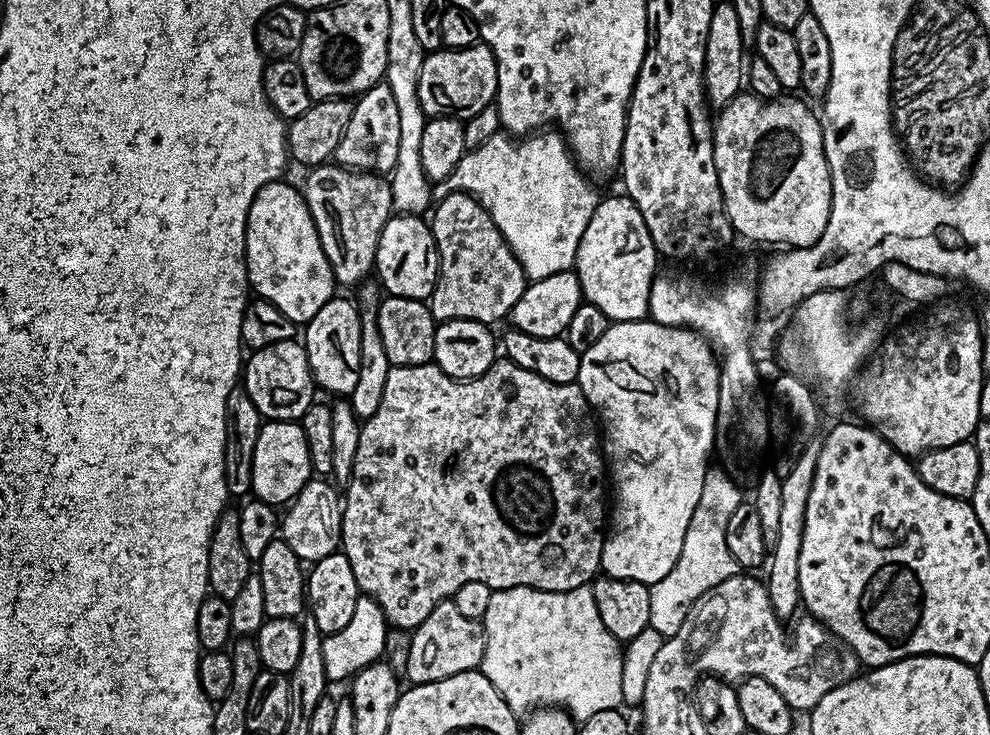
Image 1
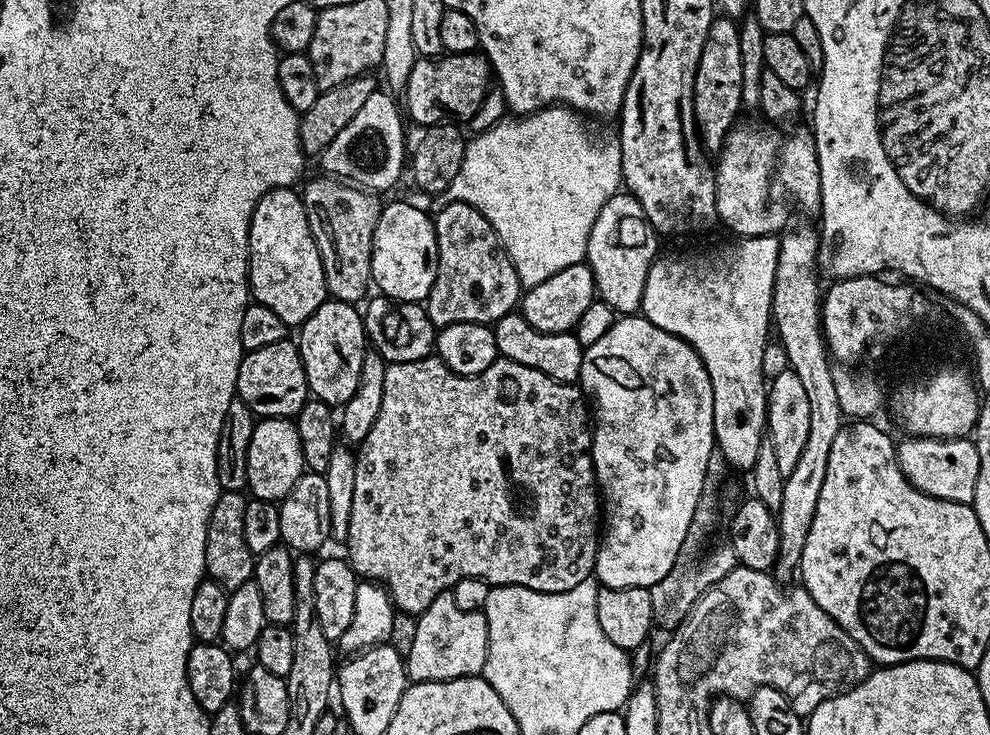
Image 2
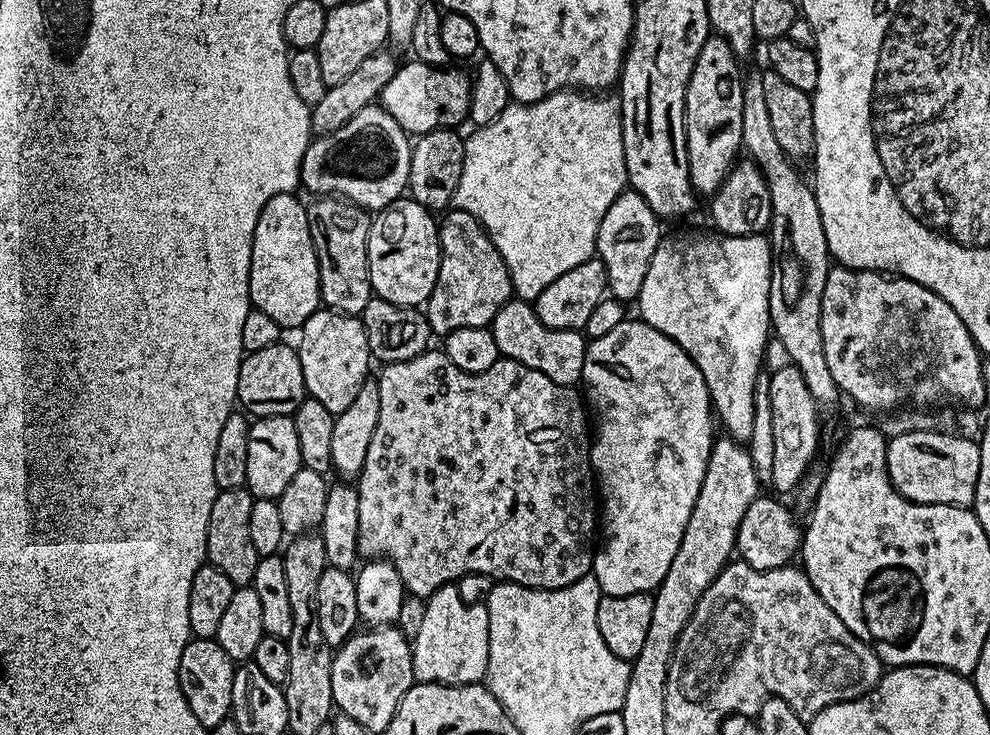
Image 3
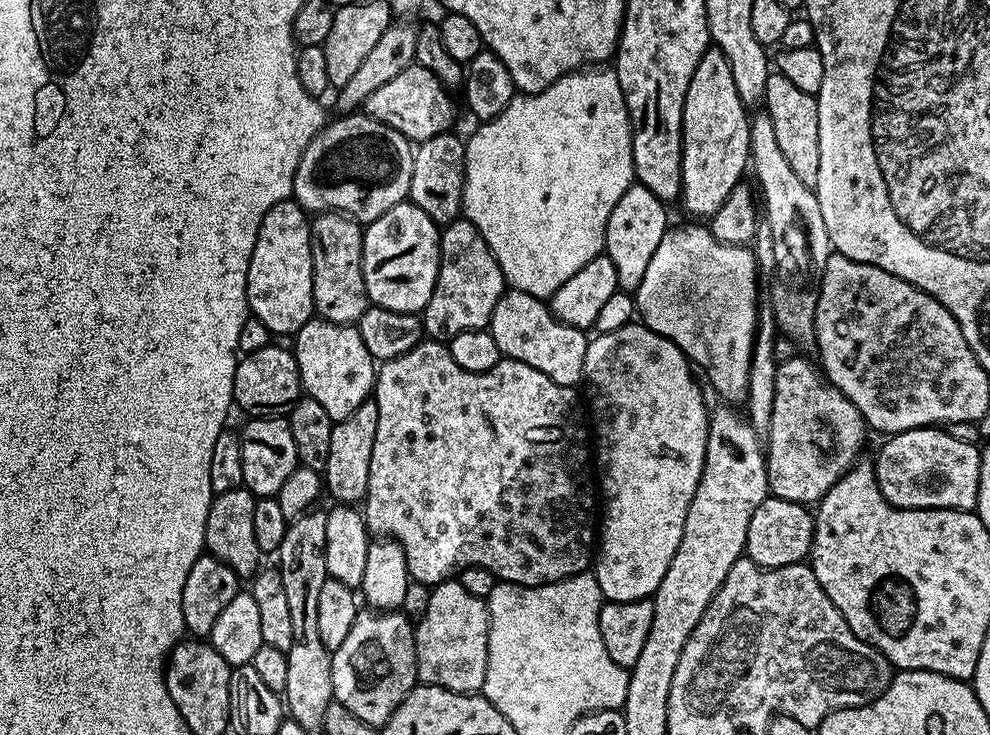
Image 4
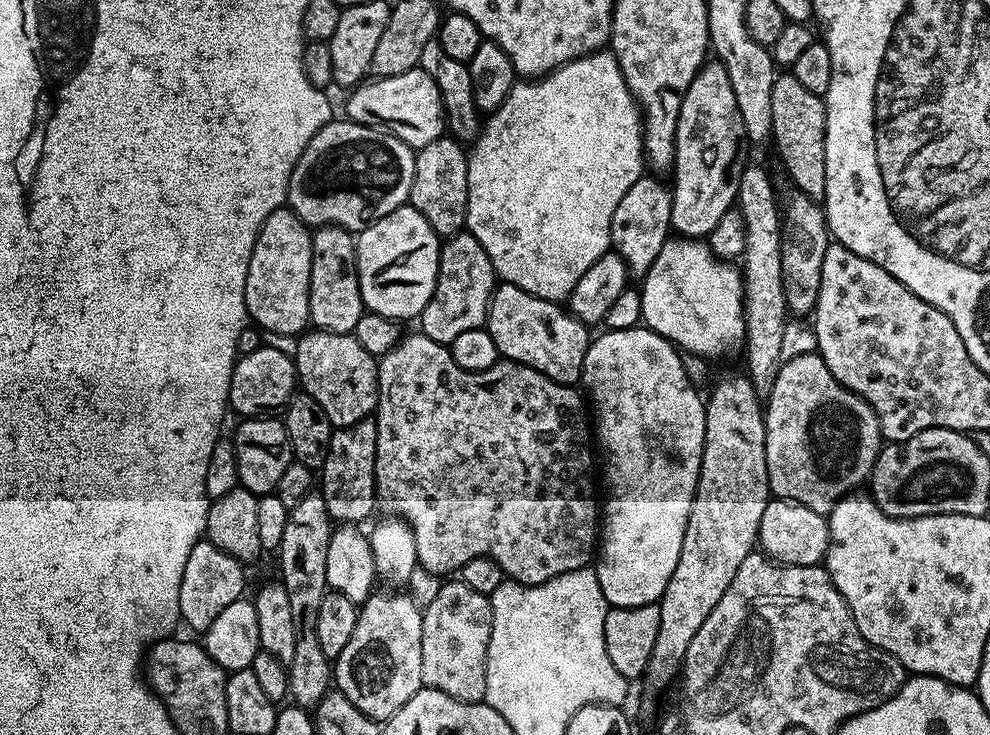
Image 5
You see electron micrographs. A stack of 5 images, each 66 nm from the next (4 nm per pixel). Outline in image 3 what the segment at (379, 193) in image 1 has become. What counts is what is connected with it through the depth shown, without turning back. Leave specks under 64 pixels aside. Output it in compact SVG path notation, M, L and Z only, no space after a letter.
M333 195L322 196L313 199L313 204L307 205L308 217L310 218L310 234L314 238L314 246L316 247L316 257L320 263L320 299L323 307L333 308L336 312L344 312L347 316L360 316L366 310L366 302L374 299L372 283L370 282L370 270L368 269L368 235L372 229L373 217L369 215L365 209L359 208L357 204L350 204L343 198L337 198Z

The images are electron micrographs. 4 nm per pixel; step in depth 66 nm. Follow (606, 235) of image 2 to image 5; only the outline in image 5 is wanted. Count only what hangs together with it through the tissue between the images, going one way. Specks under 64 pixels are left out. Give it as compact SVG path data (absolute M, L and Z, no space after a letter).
M641 174L638 182L626 190L618 210L614 210L612 223L612 248L624 259L629 277L642 278L654 266L658 250L670 239L672 226L672 194L667 183L652 174Z

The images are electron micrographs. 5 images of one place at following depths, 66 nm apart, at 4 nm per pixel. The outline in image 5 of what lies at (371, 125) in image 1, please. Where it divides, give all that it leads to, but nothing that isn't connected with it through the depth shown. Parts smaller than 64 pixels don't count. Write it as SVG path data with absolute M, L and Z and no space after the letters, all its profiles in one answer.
M333 118L326 126L322 126L322 130L318 130L318 134L314 134L314 138L310 138L306 150L302 150L302 158L298 158L288 183L287 207L313 229L333 224L347 228L353 234L359 233L375 220L380 220L395 208L405 207L409 203L415 178L416 155L397 136L384 132L381 128L371 128L347 118Z

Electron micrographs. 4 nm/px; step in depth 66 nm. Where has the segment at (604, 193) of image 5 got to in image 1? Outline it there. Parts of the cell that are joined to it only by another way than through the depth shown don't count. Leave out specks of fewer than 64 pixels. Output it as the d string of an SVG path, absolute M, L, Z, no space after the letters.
M537 130L523 138L499 131L494 138L486 138L482 146L468 149L448 177L432 184L432 199L438 202L455 192L472 195L490 214L528 274L536 264L531 232L549 232L552 236L569 232L578 238L586 230L602 199L591 183L595 184L576 163L559 131Z

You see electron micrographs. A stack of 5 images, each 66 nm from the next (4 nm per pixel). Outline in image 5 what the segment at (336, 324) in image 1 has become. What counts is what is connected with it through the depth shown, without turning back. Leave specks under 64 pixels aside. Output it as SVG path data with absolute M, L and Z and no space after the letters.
M308 330L295 341L295 344L294 359L299 387L308 392L310 398L314 398L314 402L318 402L318 406L322 406L322 410L326 410L326 418L330 418L333 429L349 428L358 422L369 419L375 413L378 395L376 382L378 360L377 357L369 354L366 346L362 346L362 342L356 340L355 335Z

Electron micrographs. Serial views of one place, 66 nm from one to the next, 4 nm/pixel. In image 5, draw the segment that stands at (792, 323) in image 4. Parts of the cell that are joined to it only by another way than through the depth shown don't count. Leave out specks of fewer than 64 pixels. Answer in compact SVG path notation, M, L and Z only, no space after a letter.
M789 191L788 201L782 204L782 282L784 283L784 305L793 317L815 313L818 286L822 282L822 258L830 243L828 222L819 203L803 196L801 192Z

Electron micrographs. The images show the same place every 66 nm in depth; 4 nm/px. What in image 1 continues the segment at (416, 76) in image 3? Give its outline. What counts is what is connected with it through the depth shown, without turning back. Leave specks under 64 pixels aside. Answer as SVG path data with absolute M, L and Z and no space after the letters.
M477 42L465 48L441 47L438 52L429 52L422 62L422 74L418 74L418 102L422 102L425 117L453 116L459 120L469 120L478 114L478 110L486 110L496 99L498 90L498 62L492 49L483 42Z

